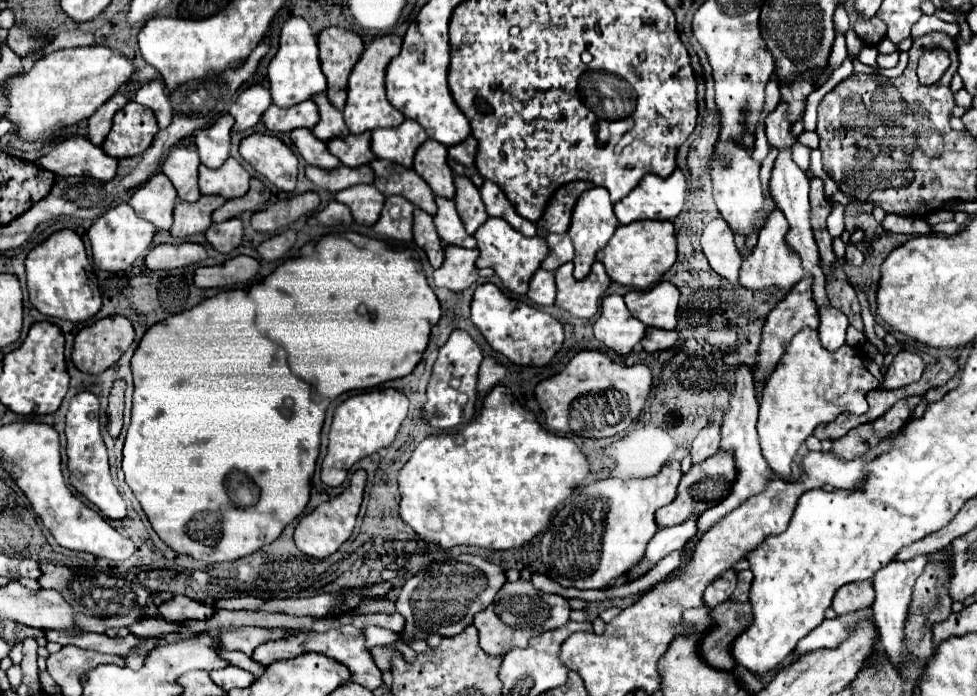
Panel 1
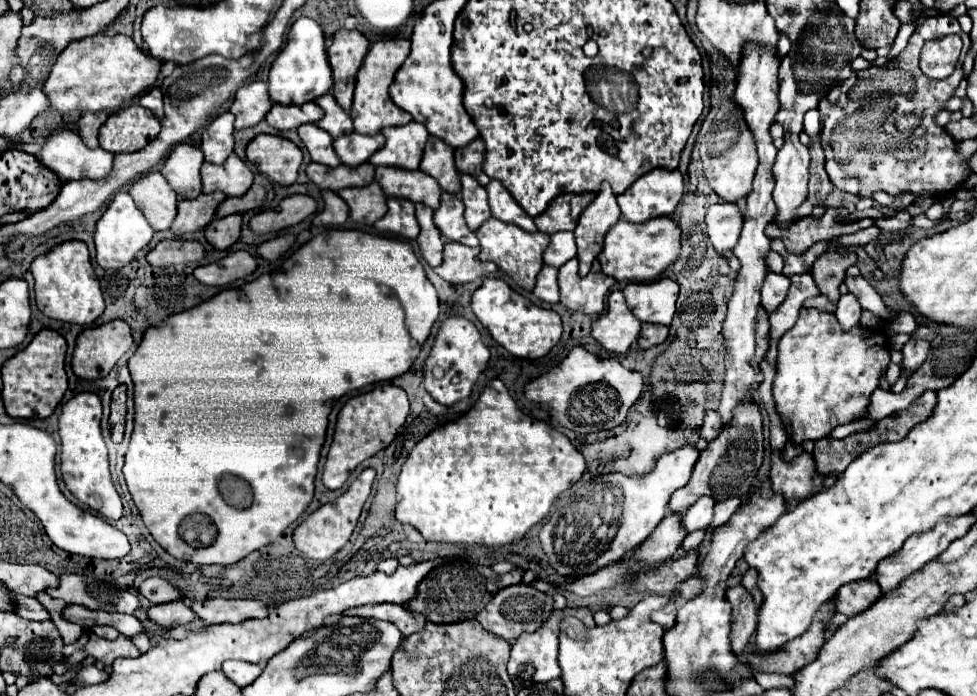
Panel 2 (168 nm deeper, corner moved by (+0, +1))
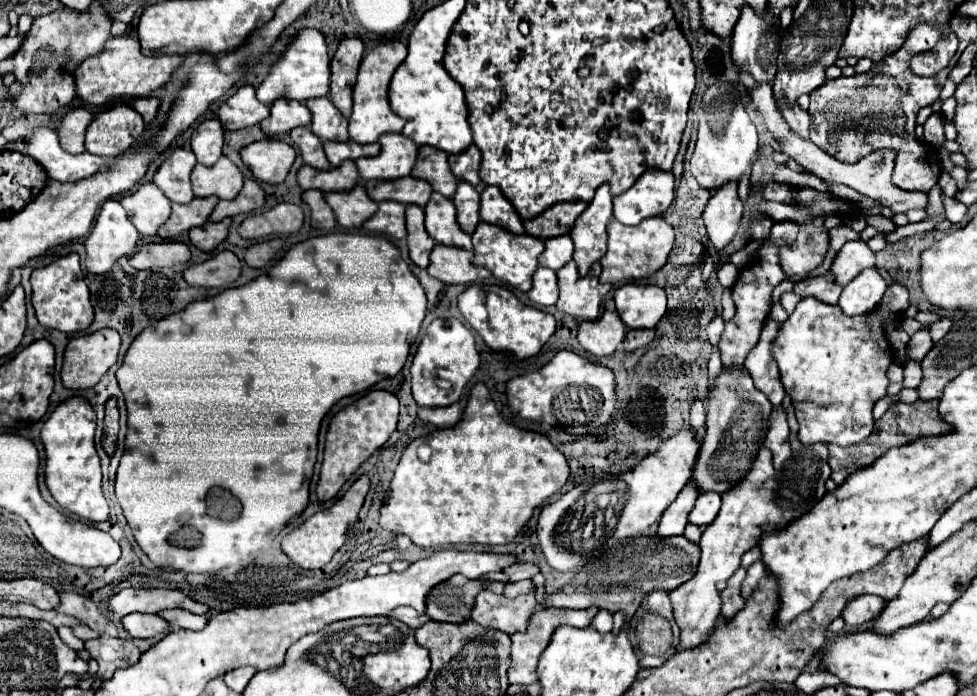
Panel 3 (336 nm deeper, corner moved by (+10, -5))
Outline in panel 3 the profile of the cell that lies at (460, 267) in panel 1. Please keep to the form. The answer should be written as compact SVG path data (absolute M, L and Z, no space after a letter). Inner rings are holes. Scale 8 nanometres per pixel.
M434 245L430 251L428 273L448 285L474 283L478 279L478 269L472 263L472 251L446 245Z

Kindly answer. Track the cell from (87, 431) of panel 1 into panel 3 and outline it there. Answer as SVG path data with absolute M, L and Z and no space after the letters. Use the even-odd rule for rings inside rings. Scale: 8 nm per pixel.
M70 397L62 401L54 413L46 419L40 439L46 451L46 485L52 497L66 511L88 519L88 521L106 521L108 519L108 503L102 493L102 473L100 473L100 457L94 447L94 431L96 431L96 411L88 403L86 397Z

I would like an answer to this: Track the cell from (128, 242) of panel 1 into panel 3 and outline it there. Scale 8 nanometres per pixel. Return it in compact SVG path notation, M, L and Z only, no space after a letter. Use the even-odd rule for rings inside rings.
M108 199L84 241L86 269L90 273L108 273L120 257L134 253L138 237L120 201Z

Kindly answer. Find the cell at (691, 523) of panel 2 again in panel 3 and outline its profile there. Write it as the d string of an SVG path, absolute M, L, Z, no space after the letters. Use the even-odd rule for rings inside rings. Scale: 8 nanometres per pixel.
M706 491L696 499L696 505L688 517L690 523L694 525L710 525L720 511L720 495L714 491Z

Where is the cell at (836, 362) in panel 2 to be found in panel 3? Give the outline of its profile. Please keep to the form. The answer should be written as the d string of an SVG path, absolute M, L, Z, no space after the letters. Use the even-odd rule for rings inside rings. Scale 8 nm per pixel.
M892 283L878 309L866 315L848 317L838 305L822 303L816 297L804 297L796 305L796 311L780 325L780 331L772 345L772 357L780 367L780 379L784 383L784 389L792 397L796 419L800 423L798 437L804 445L826 441L846 447L864 441L872 433L874 427L872 409L874 403L886 395L888 387L886 371L894 361L890 341L886 339L886 319L898 313L904 315L908 305L910 305L908 289L900 283Z

